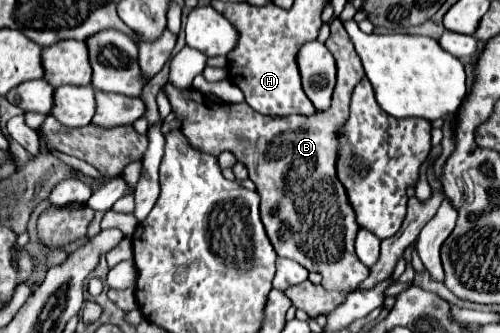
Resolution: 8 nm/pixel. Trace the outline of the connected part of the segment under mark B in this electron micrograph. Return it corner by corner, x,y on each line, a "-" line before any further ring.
342,21
330,23
330,37
326,41
326,47
336,59
338,67
338,81
332,93
332,105
326,111
316,111
314,115
290,115
290,117
268,117
256,113
246,103
214,103
206,97
202,97
196,89
184,89
178,91
170,83
166,85
168,99
172,103
172,109
182,119
182,131
188,137
188,141
208,153
220,155
222,151
232,151
238,161
242,161
248,171
250,179
256,183
256,191
262,199
260,203
260,217
266,227
266,233
270,241
274,243
274,249
280,257
294,259
302,263
308,271
318,271
322,275
322,287
328,291
342,291
350,293
370,275
370,267
366,267
358,255
356,255
356,235
360,231
354,209
350,207
346,189
342,183
338,183
336,173
336,161
338,161
338,129
346,125
348,119
348,105
350,105
350,93
354,85
364,77
362,63
358,59
358,53
354,51
354,45
342,25

